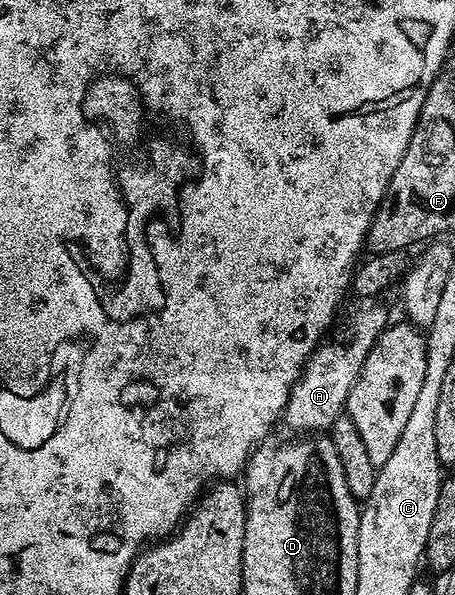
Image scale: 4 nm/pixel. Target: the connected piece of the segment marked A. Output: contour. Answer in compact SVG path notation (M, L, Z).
M366 304L350 320L352 328L338 332L334 341L321 343L311 354L301 376L294 382L289 402L283 410L283 423L294 434L320 434L334 425L345 411L352 385L359 378L375 341L389 325L387 312L378 304Z

